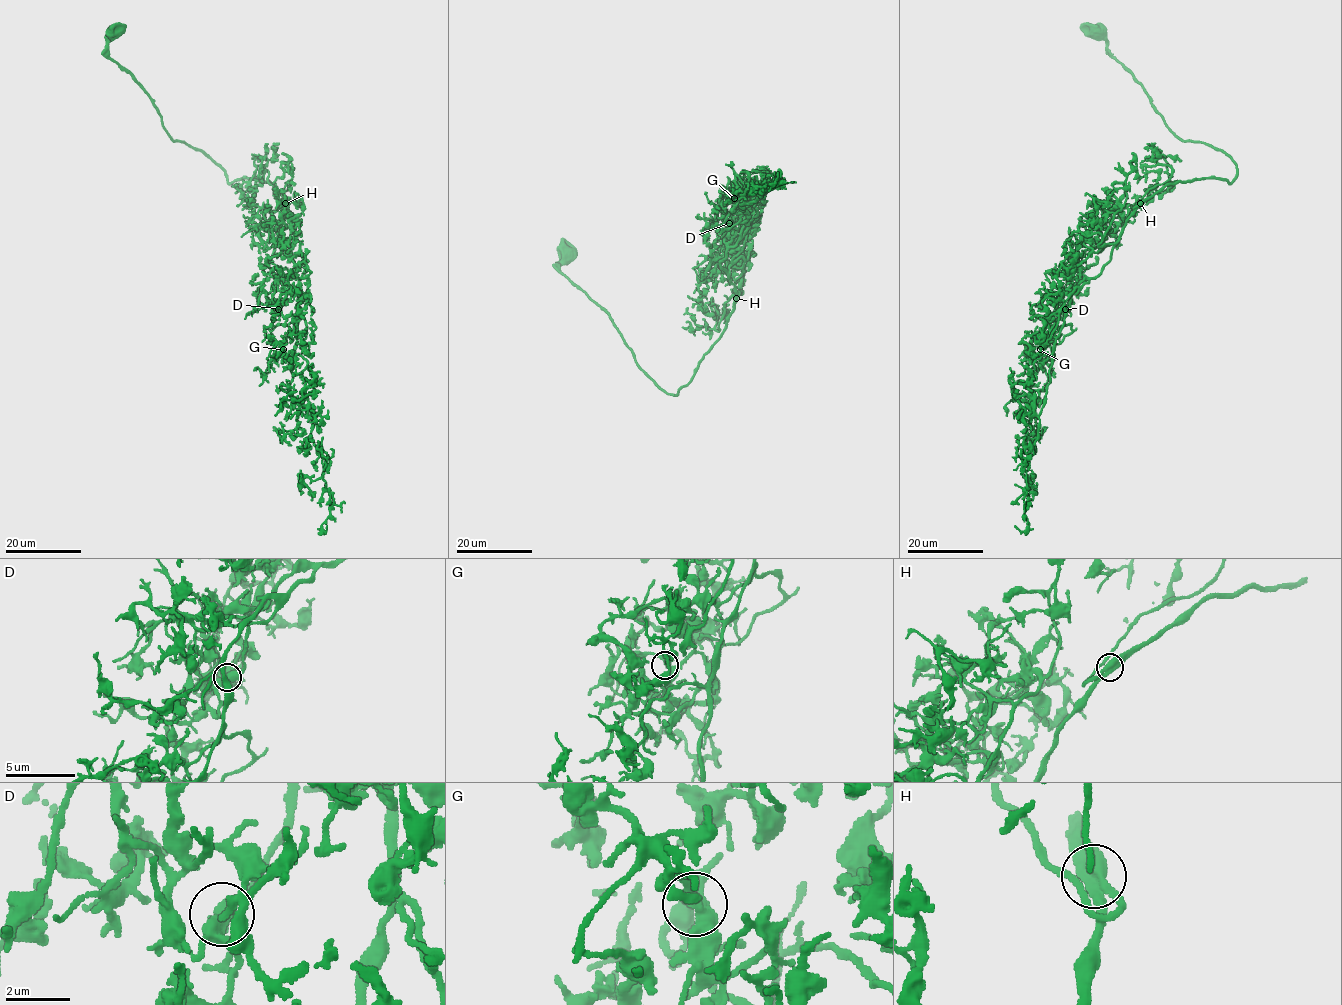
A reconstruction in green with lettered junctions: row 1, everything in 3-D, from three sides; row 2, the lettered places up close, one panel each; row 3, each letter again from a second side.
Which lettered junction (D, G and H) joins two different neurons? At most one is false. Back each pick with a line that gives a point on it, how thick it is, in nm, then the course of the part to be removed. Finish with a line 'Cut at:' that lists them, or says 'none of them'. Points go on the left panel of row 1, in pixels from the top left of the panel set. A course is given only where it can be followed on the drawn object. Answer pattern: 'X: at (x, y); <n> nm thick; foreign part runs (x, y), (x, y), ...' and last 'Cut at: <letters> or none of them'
Cut at: none of them

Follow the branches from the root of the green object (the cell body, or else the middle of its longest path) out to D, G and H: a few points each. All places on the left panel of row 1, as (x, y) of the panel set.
D: (116, 29), (107, 56), (174, 141), (229, 183), (282, 194), (278, 309)
G: (116, 29), (107, 56), (174, 141), (229, 183), (282, 194), (269, 267), (298, 296), (283, 349)
H: (116, 29), (107, 40), (107, 56), (141, 86), (167, 133), (201, 149), (229, 183), (269, 181), (285, 203)

